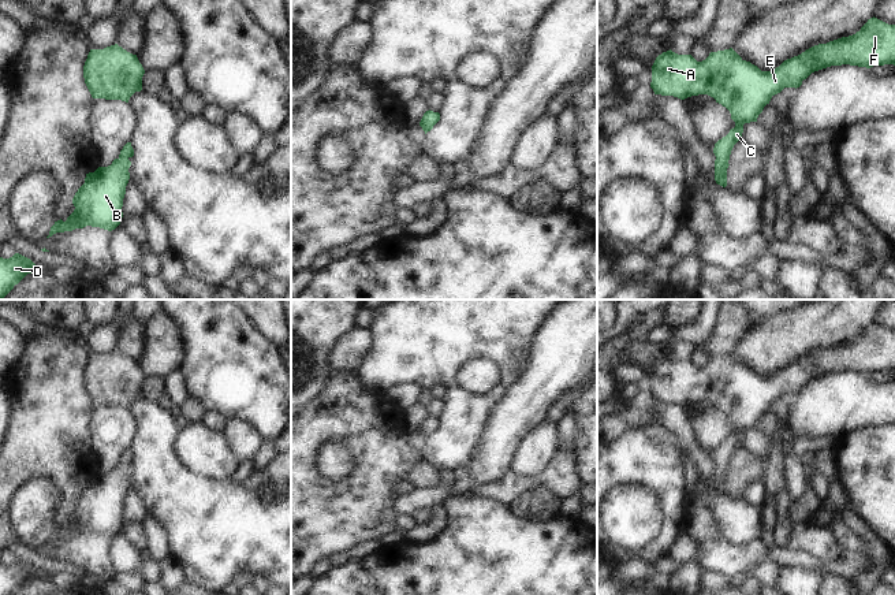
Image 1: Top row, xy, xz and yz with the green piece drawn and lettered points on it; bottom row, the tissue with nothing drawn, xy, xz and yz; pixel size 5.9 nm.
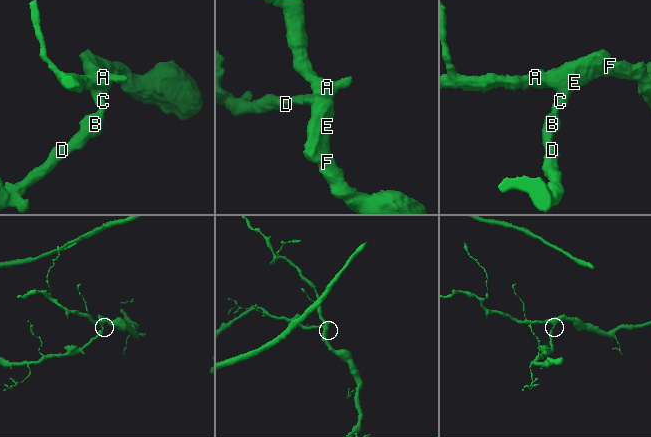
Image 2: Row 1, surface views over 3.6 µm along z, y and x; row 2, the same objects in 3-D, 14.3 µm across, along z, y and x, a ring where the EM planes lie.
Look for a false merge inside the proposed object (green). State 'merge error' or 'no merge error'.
no merge error

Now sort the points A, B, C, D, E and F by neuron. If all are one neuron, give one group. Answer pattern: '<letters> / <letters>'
A B C D E F

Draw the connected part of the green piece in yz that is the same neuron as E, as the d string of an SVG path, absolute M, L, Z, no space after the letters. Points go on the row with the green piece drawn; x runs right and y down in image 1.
M873 16L855 34L814 45L772 71L761 71L732 48L711 52L702 62L670 49L653 63L650 88L655 94L680 100L708 94L730 111L735 127L713 148L715 181L726 187L730 155L742 140L743 124L757 122L764 107L784 88L797 89L812 72L842 64L895 66L895 25Z

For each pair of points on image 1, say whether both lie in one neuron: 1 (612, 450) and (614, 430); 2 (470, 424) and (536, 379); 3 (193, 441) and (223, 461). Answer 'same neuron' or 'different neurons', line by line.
1: different neurons
2: different neurons
3: same neuron

